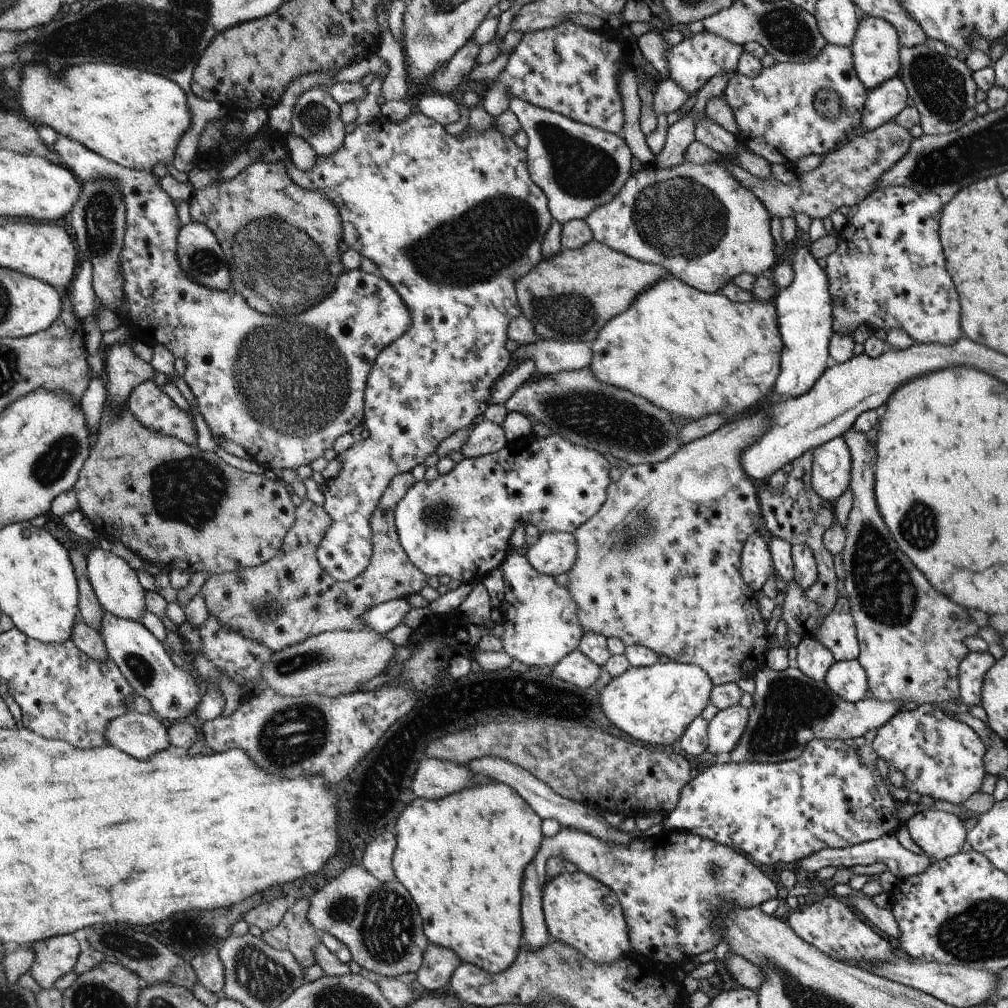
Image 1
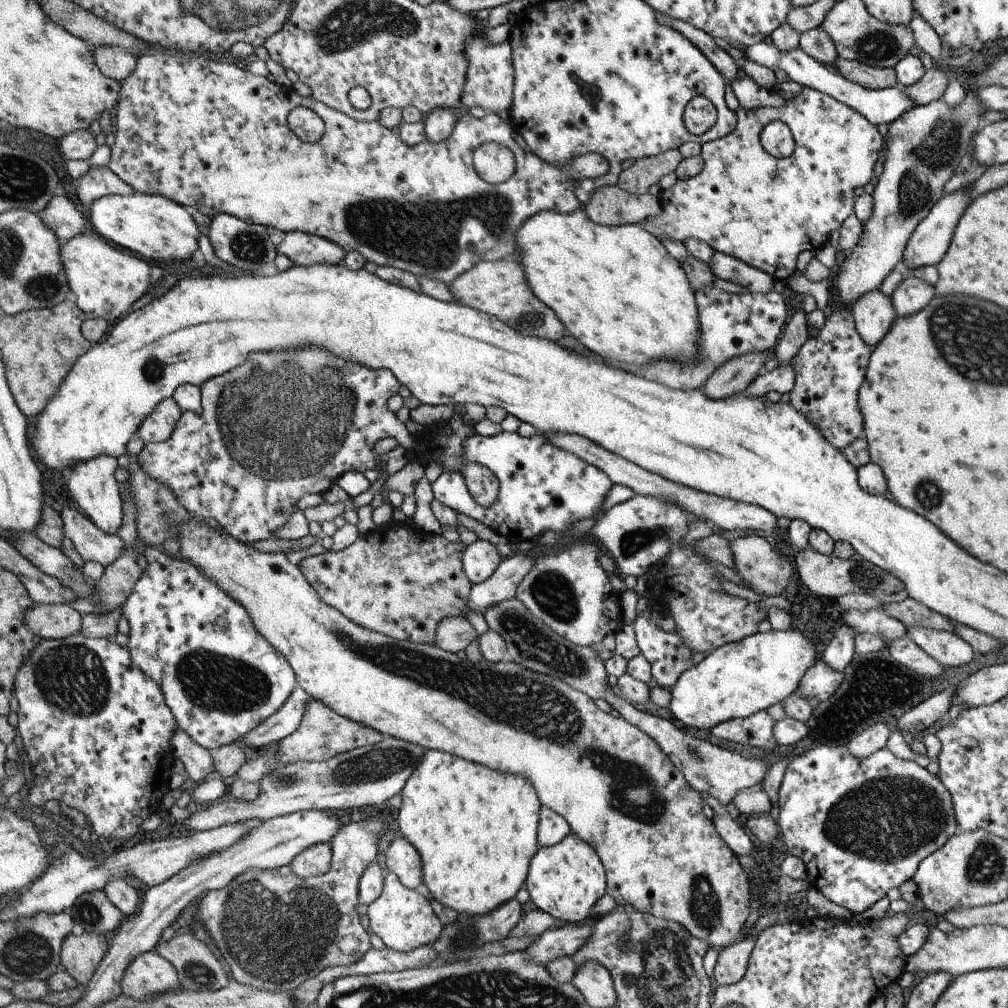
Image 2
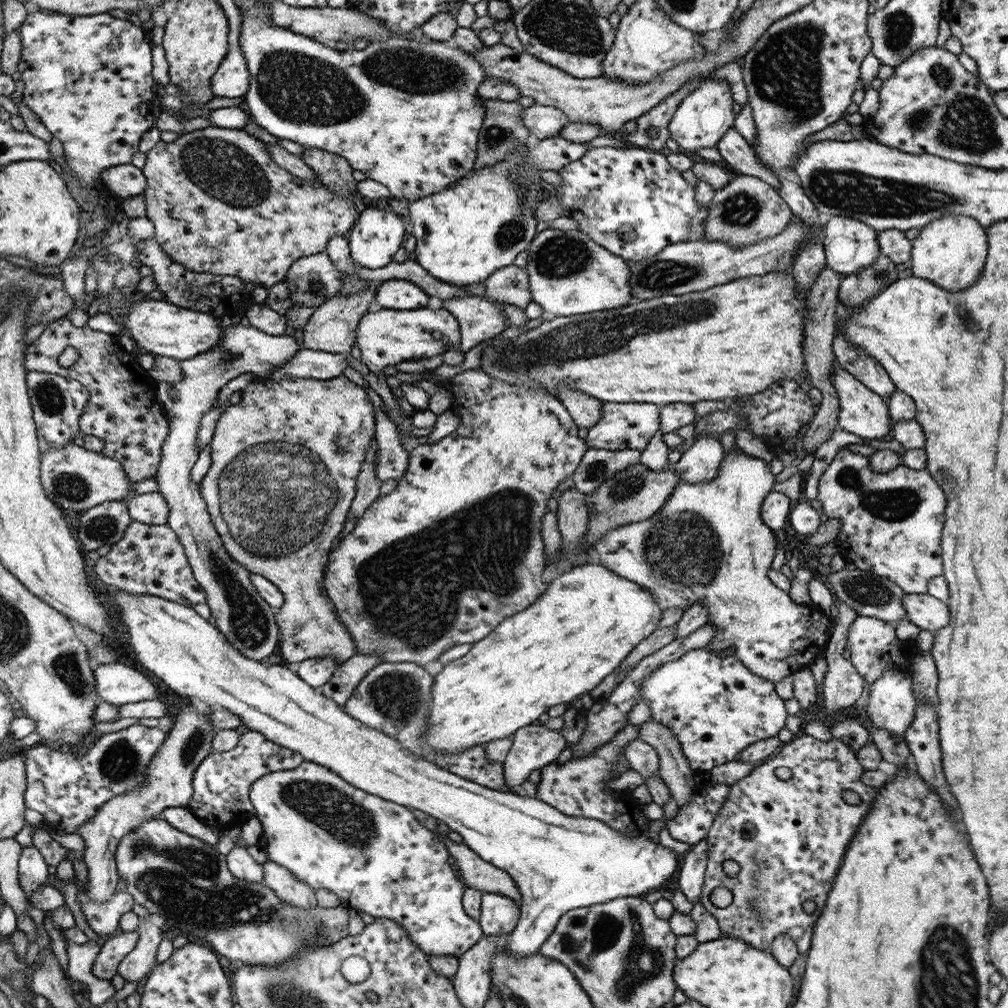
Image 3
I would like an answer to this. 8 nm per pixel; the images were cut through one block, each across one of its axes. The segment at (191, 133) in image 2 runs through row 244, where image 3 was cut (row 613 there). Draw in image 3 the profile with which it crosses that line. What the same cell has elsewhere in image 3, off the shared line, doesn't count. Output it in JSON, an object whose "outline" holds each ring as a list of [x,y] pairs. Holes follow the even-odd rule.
{"outline":[[[482,367],[456,374],[450,380],[456,399],[460,405],[470,406],[470,412],[460,412],[461,424],[452,434],[440,439],[436,444],[414,444],[409,448],[409,465],[395,490],[388,492],[386,496],[378,496],[368,507],[362,519],[357,520],[354,529],[342,539],[338,548],[330,553],[325,571],[323,587],[336,605],[342,622],[352,633],[357,652],[382,655],[384,662],[406,661],[425,665],[432,660],[438,660],[449,648],[459,644],[473,644],[484,639],[502,619],[526,610],[538,600],[548,588],[548,583],[544,583],[540,577],[547,562],[541,521],[550,512],[548,504],[553,490],[561,486],[569,476],[573,476],[588,449],[585,440],[578,436],[579,428],[568,409],[542,386],[530,382],[524,382],[520,386],[506,384],[502,380],[486,376]],[[476,606],[482,606],[482,612],[478,610],[478,616],[486,620],[476,621]]]}

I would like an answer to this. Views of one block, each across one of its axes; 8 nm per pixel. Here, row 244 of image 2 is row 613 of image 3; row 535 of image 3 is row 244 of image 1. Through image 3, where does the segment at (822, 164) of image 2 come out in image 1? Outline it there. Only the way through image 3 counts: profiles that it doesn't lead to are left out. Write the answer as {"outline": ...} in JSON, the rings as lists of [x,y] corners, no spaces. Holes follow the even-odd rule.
{"outline":[[[685,161],[678,166],[670,166],[670,168],[658,166],[656,162],[653,162],[638,172],[632,172],[632,174],[628,176],[628,180],[626,180],[624,186],[620,189],[620,192],[618,192],[608,204],[602,204],[599,208],[594,208],[594,210],[586,216],[585,221],[590,227],[593,239],[600,242],[600,244],[604,244],[604,246],[608,246],[608,248],[612,248],[612,250],[616,250],[616,252],[622,252],[622,254],[626,254],[626,256],[630,256],[630,258],[638,260],[638,262],[662,266],[666,272],[670,272],[670,274],[677,279],[683,280],[686,284],[705,293],[718,293],[722,287],[726,286],[726,284],[732,281],[738,274],[751,274],[757,277],[768,274],[776,265],[776,242],[772,238],[770,219],[771,216],[762,202],[760,202],[750,190],[746,190],[744,186],[740,186],[738,180],[736,180],[734,176],[730,176],[730,172],[728,172],[722,164],[706,162],[706,164],[698,165]]]}

